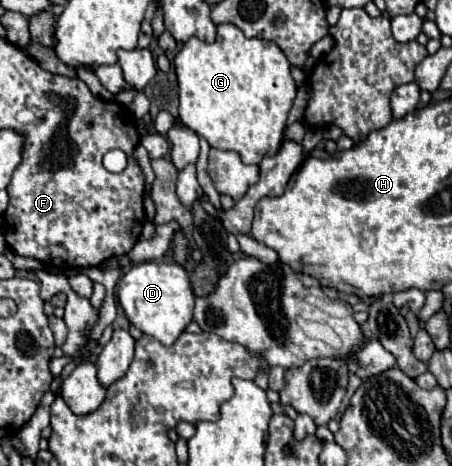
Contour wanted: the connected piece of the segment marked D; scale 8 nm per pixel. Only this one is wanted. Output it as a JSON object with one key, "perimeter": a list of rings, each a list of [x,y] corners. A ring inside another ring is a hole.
{"perimeter":[[[168,262],[136,264],[122,276],[116,296],[130,324],[134,324],[142,334],[156,338],[164,346],[174,344],[176,338],[184,332],[184,328],[192,322],[194,294],[188,282],[188,272],[180,264]]]}

